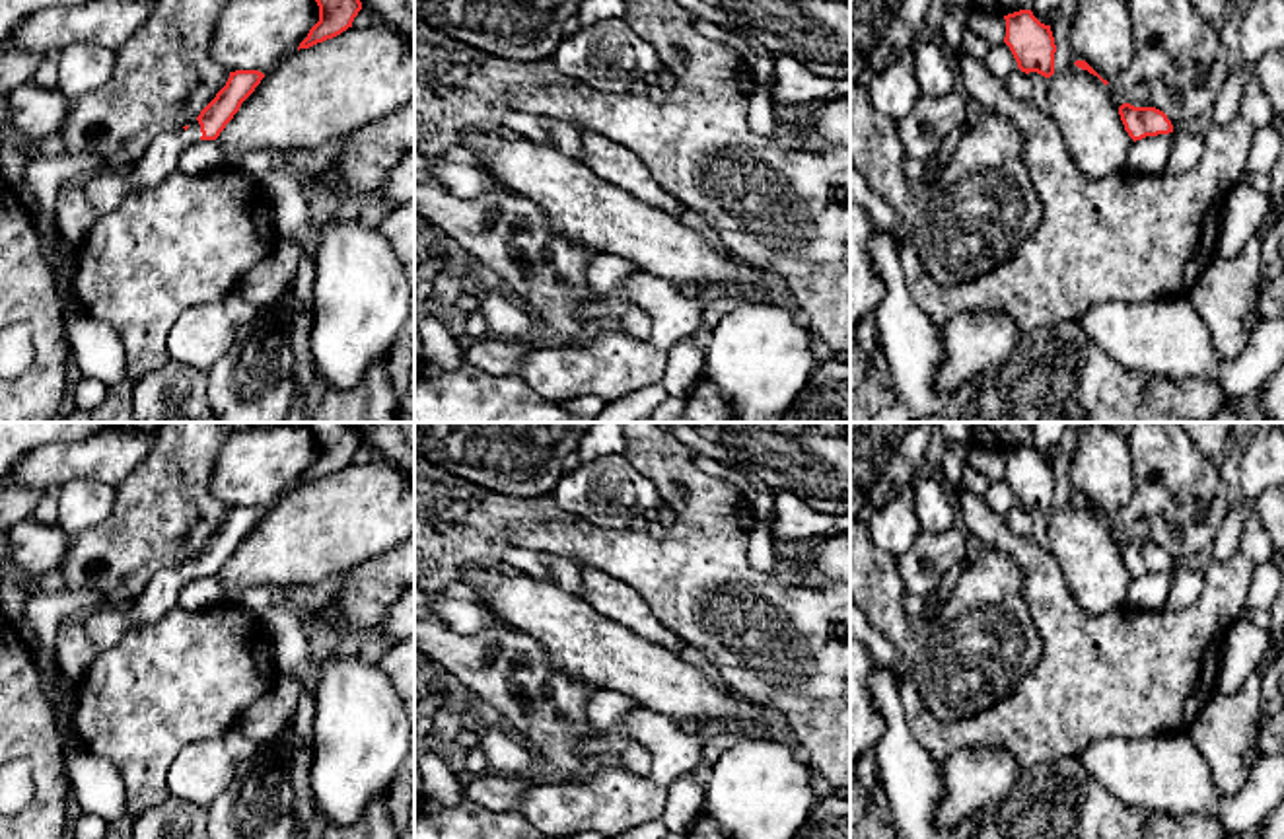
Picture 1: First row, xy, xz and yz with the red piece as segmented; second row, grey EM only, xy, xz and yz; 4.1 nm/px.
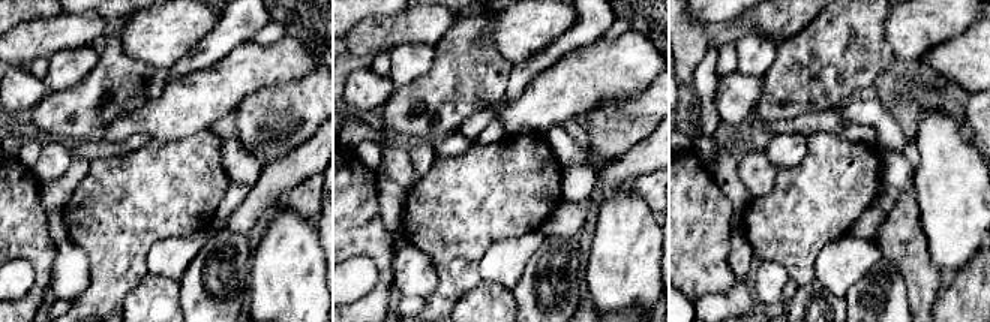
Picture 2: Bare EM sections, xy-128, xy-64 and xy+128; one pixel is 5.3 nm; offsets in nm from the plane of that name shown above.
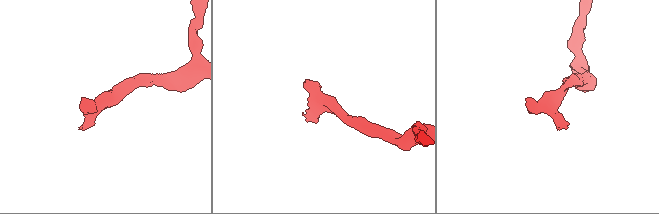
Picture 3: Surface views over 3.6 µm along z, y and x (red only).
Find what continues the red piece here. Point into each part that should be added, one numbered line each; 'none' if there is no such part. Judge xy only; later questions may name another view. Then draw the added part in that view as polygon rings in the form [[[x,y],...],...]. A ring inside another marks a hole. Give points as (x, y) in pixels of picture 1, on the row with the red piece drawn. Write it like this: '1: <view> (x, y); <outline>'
1: xy (107, 189); [[[195,119],[189,128],[158,136],[128,169],[103,169],[82,181],[82,191],[99,214],[119,208],[136,193],[148,191],[179,167],[185,150],[202,136]]]

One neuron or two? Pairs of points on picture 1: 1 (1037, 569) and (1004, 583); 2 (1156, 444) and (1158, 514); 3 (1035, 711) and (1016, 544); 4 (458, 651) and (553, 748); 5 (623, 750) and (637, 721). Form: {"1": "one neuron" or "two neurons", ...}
{"1": "two neurons", "2": "one neuron", "3": "one neuron", "4": "one neuron", "5": "two neurons"}

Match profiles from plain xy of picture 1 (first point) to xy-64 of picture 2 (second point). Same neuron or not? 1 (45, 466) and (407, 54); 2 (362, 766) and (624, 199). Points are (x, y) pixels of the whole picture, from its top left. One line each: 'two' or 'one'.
1: two
2: one

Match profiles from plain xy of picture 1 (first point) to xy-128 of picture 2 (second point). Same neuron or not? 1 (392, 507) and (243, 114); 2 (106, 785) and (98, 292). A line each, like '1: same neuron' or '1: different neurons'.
1: different neurons
2: different neurons

